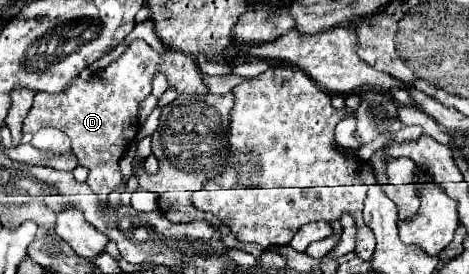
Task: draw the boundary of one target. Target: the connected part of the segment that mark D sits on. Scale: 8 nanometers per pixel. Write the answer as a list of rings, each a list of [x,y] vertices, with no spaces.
[[[139,39],[133,41],[117,61],[109,63],[105,69],[93,73],[87,79],[79,75],[77,79],[73,79],[73,83],[69,83],[65,91],[53,95],[43,91],[35,93],[33,107],[29,109],[23,123],[23,133],[33,135],[43,127],[55,127],[67,133],[79,165],[89,169],[87,185],[93,189],[93,193],[109,195],[123,181],[119,159],[139,131],[139,103],[149,95],[151,79],[157,71],[163,71],[169,85],[173,85],[179,93],[207,93],[205,85],[201,83],[197,63],[191,57],[179,51],[167,51],[165,55],[159,55]]]

